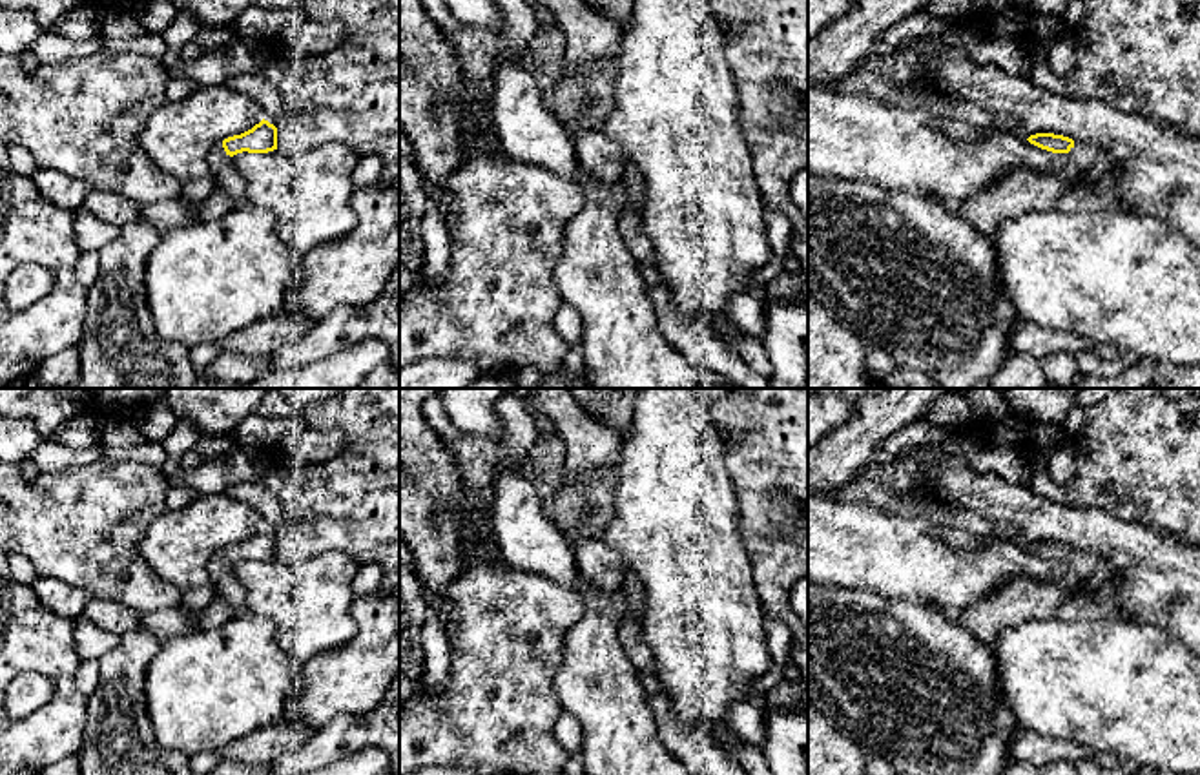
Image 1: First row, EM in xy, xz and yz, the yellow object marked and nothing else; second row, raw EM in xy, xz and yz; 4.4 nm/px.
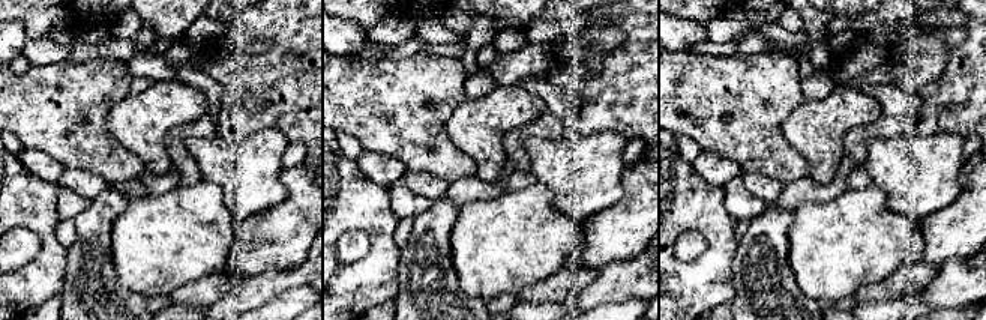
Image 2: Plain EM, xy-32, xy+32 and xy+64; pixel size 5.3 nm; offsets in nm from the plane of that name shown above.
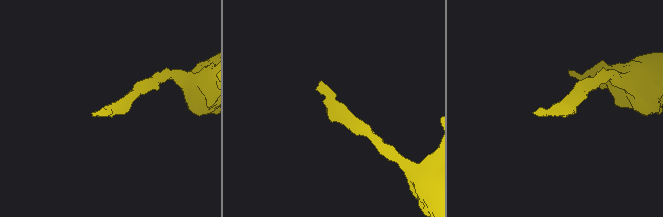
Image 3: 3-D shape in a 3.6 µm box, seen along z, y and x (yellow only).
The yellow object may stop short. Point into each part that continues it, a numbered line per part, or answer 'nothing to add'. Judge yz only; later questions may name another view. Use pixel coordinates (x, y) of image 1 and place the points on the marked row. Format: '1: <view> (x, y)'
nothing to add

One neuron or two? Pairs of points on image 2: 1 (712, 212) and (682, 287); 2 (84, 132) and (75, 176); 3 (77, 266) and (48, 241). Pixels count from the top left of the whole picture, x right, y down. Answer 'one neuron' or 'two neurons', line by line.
1: one neuron
2: two neurons
3: two neurons

